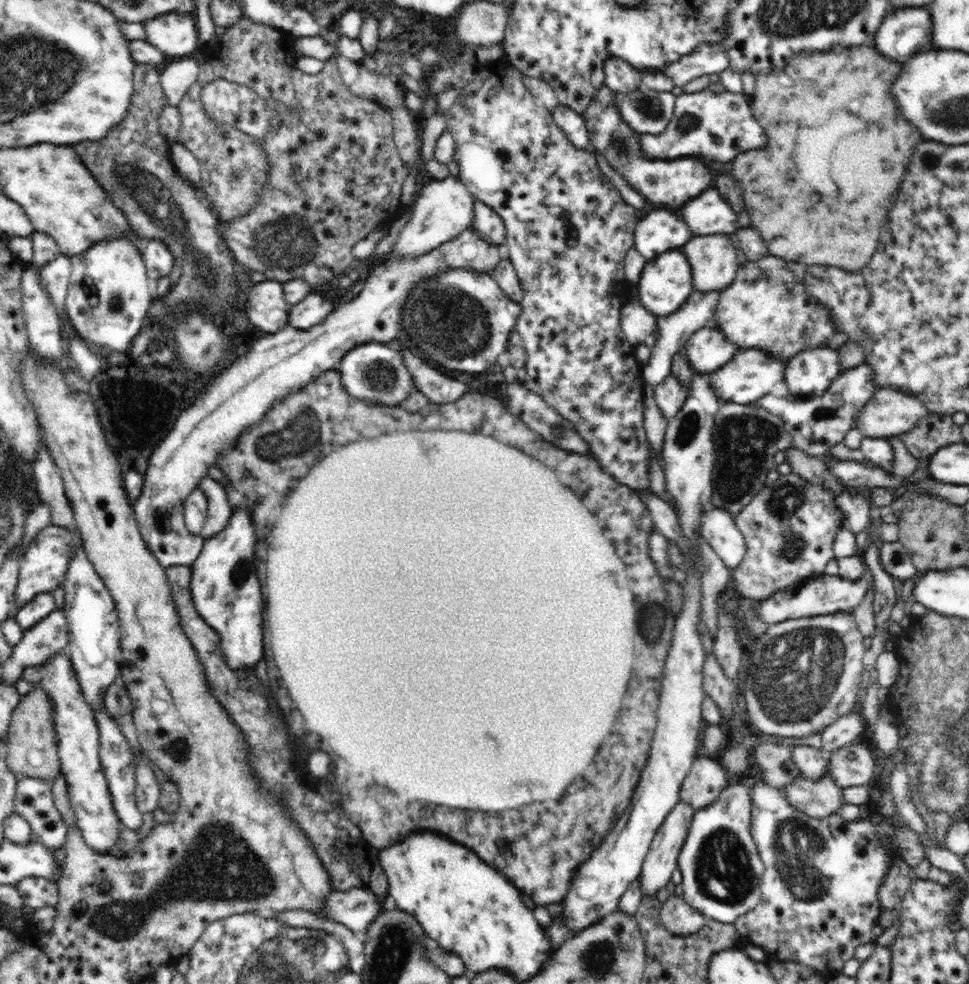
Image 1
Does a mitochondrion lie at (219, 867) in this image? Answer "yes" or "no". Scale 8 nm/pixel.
yes

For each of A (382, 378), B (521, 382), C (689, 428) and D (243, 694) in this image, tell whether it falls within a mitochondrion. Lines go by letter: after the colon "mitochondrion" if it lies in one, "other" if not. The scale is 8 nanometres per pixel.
A: mitochondrion
B: other
C: mitochondrion
D: mitochondrion

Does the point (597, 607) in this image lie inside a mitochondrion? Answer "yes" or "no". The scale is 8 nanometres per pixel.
no

